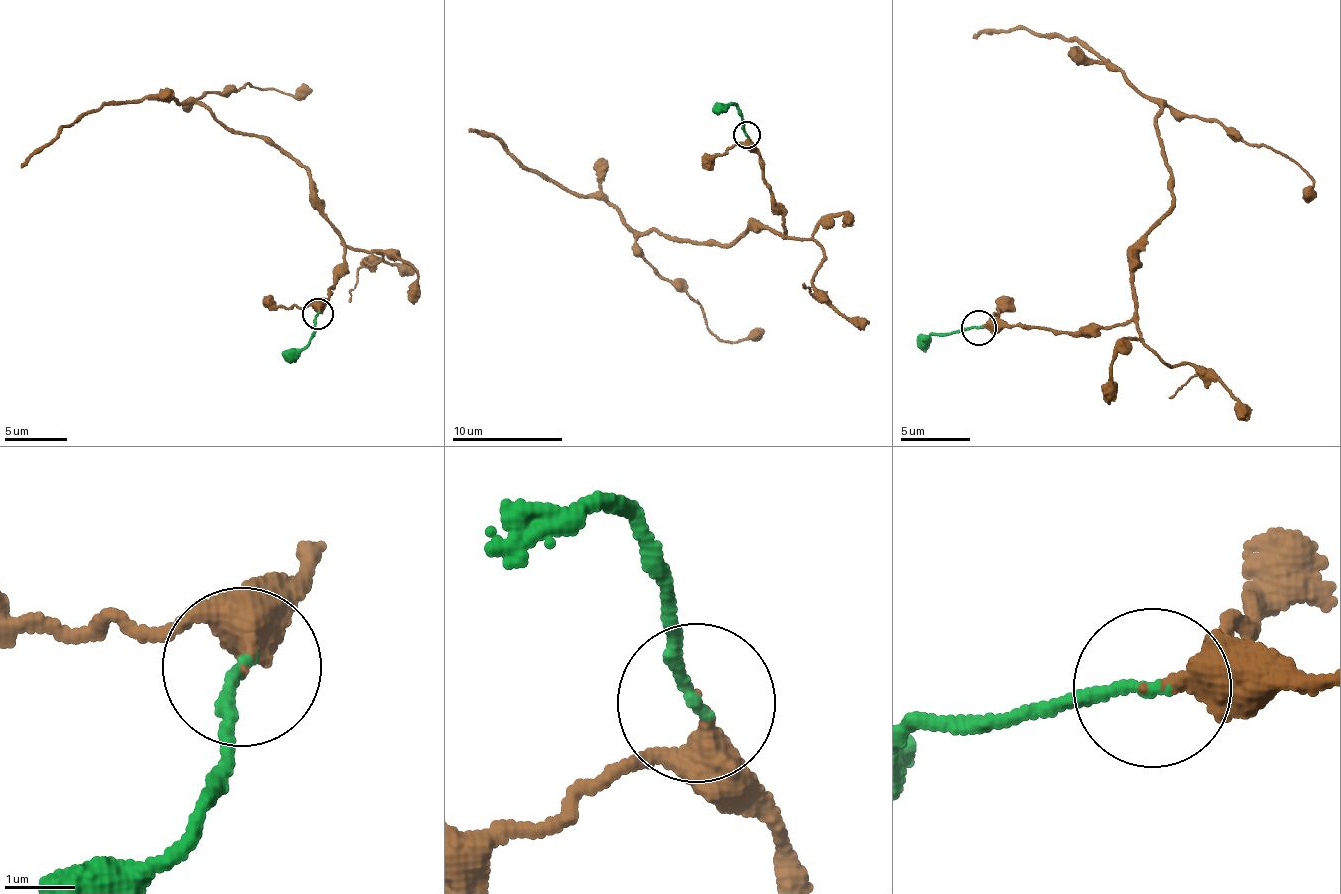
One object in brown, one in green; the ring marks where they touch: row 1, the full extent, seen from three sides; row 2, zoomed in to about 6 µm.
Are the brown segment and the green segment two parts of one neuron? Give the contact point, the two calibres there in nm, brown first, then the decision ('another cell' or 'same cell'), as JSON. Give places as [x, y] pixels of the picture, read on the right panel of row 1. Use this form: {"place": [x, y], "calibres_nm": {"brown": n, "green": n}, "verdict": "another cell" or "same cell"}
{"place": [978, 327], "calibres_nm": {"brown": 240, "green": 180}, "verdict": "same cell"}

